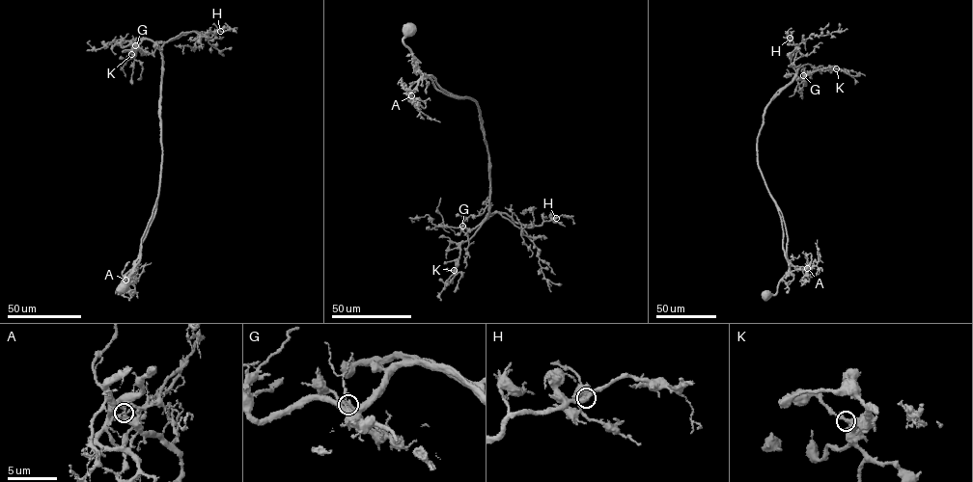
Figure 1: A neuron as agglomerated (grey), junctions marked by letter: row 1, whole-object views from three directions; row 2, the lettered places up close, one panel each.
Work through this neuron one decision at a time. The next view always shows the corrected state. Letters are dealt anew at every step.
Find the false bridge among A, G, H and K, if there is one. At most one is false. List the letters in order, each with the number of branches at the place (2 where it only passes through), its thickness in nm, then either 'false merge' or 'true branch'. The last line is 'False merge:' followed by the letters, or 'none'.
A: 4 | 240 nm | false merge
G: 3 | 200 nm | true branch
H: 4 | 320 nm | true branch
K: 4 | 360 nm | true branch
False merge: A

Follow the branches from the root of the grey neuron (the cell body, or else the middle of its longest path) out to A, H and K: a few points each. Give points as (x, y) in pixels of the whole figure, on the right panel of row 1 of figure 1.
A: (765, 295), (775, 293), (779, 282), (790, 266), (807, 268)
H: (765, 295), (775, 293), (789, 265), (757, 138), (765, 106), (795, 74), (791, 59), (797, 44), (790, 38)
K: (765, 295), (775, 293), (789, 267), (781, 219), (758, 165), (764, 110), (797, 67), (836, 68)

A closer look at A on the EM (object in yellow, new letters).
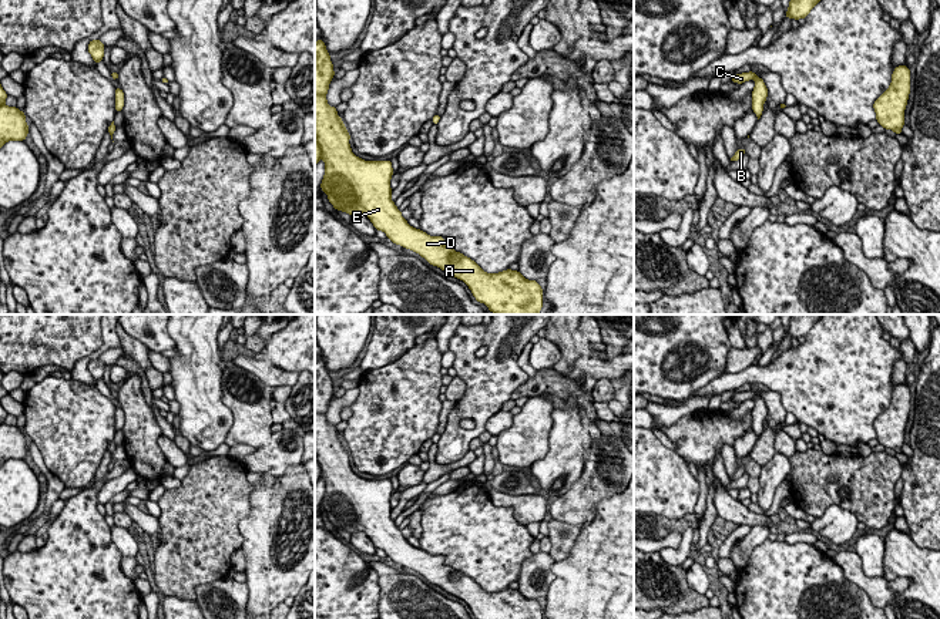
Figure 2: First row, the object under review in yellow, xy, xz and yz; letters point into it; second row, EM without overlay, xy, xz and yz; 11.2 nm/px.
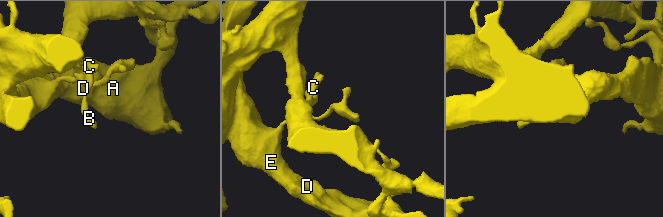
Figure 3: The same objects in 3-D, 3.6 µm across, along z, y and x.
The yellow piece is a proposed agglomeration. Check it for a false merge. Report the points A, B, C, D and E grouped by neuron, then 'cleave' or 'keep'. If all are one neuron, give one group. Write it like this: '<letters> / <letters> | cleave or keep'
A D E / B C | cleave

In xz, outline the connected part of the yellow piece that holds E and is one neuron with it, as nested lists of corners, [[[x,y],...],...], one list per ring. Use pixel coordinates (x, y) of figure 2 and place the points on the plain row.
[[[320,357],[315,361],[315,457],[325,480],[320,507],[333,527],[349,534],[365,532],[376,549],[383,549],[393,562],[463,599],[476,619],[543,619],[544,610],[537,599],[511,588],[487,592],[470,576],[447,566],[443,555],[430,555],[407,542],[390,515],[390,478],[375,481],[356,475],[336,425],[328,423],[333,387]]]

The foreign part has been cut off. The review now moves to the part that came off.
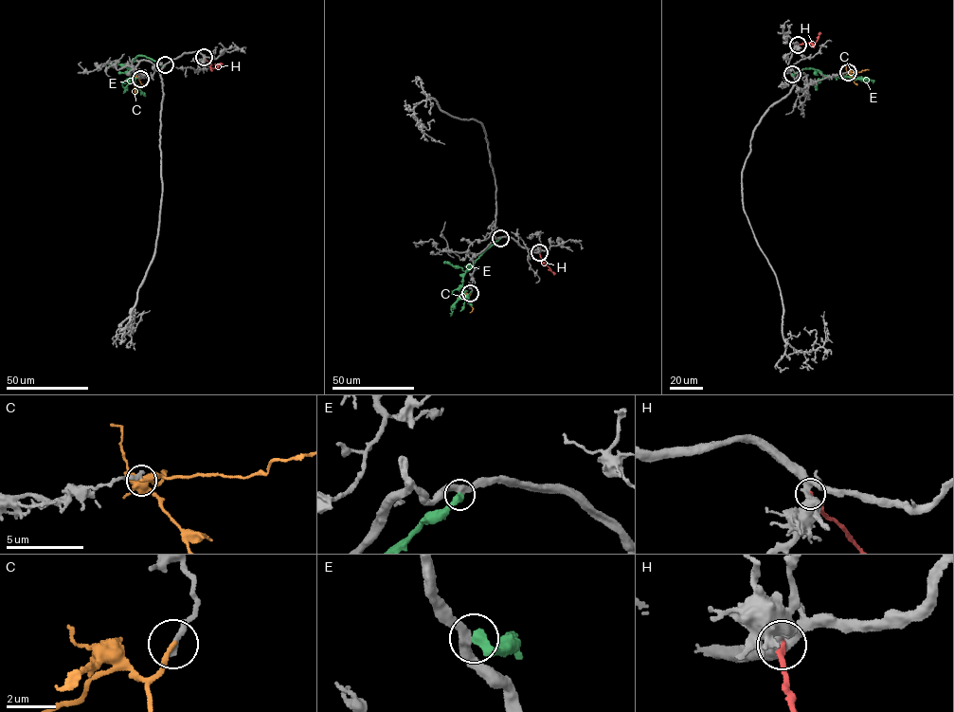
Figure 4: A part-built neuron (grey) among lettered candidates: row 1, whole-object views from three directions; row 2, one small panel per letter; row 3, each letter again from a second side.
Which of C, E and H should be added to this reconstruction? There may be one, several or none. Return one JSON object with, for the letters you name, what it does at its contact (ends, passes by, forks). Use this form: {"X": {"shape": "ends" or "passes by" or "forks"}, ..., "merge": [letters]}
{"merge": []}

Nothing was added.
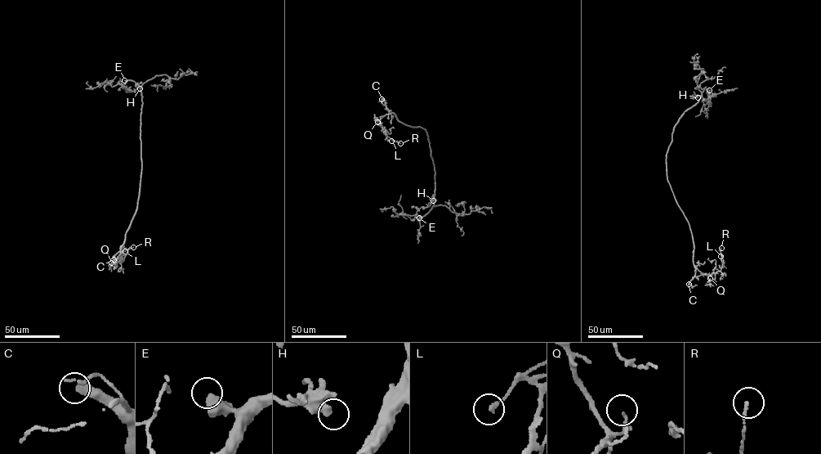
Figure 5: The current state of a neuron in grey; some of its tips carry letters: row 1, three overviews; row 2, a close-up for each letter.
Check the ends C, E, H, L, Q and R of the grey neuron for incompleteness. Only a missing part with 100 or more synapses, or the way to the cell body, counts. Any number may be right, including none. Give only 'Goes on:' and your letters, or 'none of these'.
Goes on: C

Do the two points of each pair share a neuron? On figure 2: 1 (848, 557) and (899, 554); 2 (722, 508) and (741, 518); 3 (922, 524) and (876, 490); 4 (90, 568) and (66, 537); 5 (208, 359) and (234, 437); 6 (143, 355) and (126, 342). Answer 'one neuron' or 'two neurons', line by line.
1: two neurons
2: one neuron
3: two neurons
4: one neuron
5: two neurons
6: one neuron

